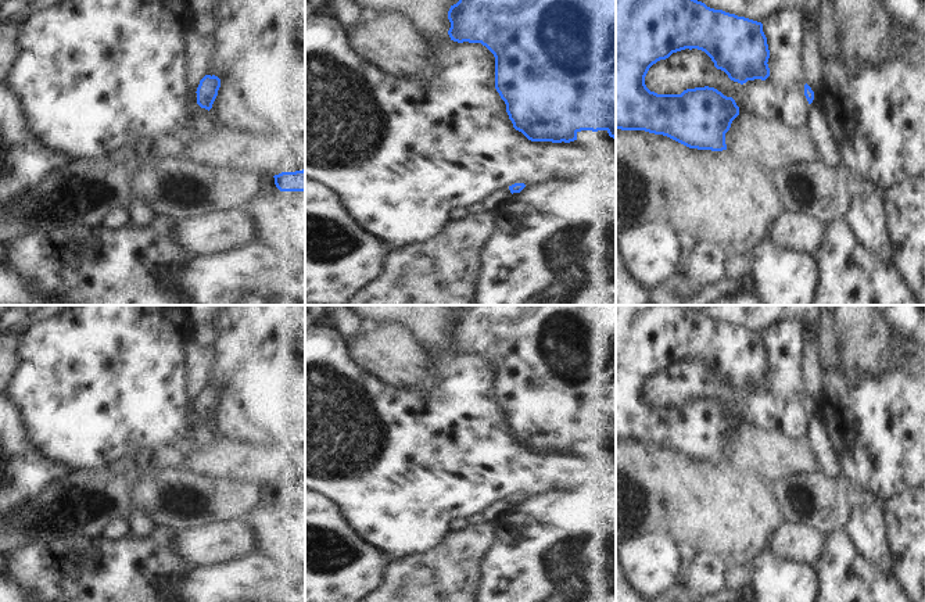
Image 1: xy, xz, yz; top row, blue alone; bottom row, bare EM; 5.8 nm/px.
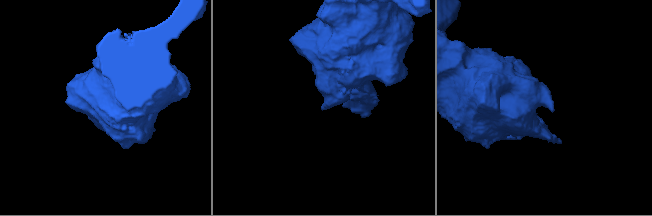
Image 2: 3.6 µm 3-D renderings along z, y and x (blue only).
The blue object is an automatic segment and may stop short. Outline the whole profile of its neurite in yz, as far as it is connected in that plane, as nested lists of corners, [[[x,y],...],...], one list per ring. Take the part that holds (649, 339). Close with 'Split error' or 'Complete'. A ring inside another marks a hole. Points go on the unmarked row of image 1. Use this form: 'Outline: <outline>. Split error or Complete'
Outline: [[[616,305],[616,440],[663,445],[689,459],[727,461],[725,444],[739,426],[739,418],[732,408],[709,397],[686,399],[681,405],[657,405],[645,395],[645,387],[653,375],[685,359],[704,362],[717,380],[741,395],[770,387],[770,361],[761,333],[710,319],[688,305]]]. Complete.

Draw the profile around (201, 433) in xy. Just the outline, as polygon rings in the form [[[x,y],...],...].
[[[197,412],[190,415],[190,433],[193,447],[204,447],[212,442],[212,429],[208,420],[201,419]]]

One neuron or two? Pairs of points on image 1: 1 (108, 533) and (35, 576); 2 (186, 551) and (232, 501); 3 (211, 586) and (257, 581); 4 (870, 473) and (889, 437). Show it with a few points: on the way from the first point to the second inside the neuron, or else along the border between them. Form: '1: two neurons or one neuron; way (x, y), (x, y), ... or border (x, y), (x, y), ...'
1: two neurons; border (126, 533), (115, 540), (99, 537)
2: two neurons; border (240, 518), (189, 526), (182, 530)
3: one neuron; way (222, 586), (246, 586)
4: one neuron; way (879, 466), (886, 459), (886, 447)

